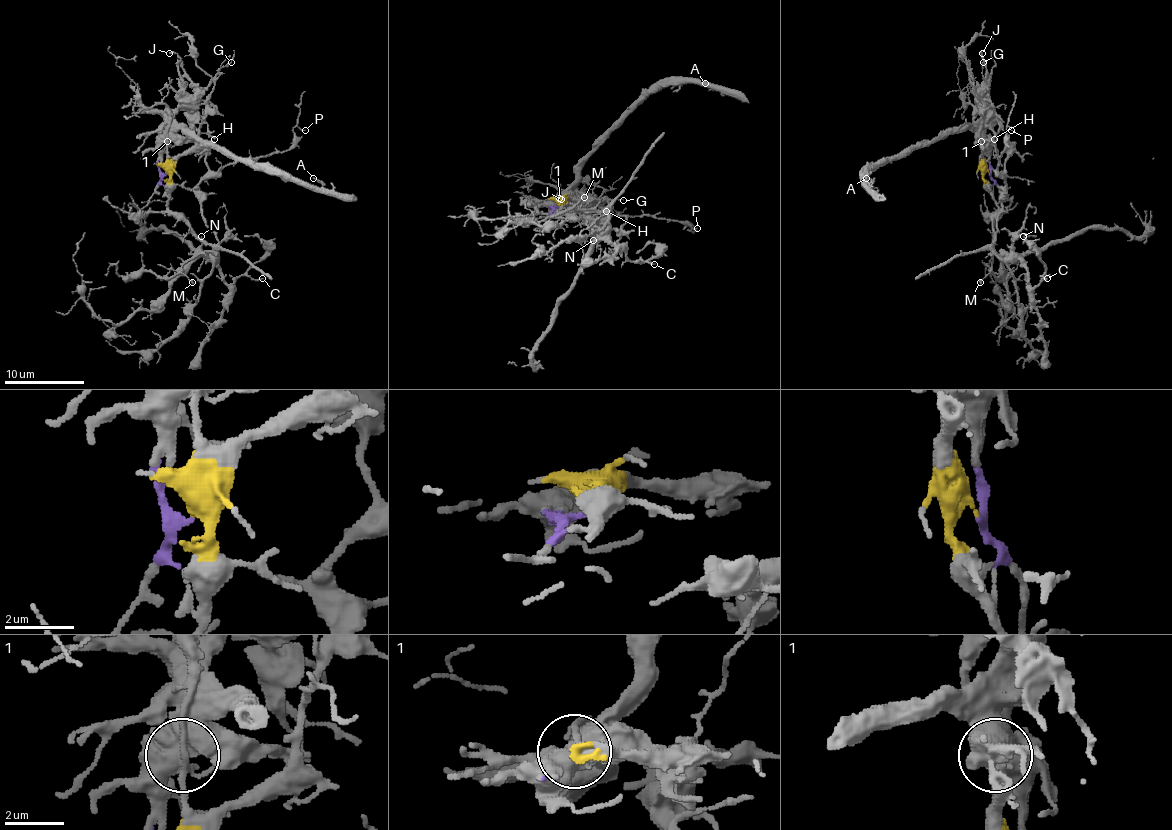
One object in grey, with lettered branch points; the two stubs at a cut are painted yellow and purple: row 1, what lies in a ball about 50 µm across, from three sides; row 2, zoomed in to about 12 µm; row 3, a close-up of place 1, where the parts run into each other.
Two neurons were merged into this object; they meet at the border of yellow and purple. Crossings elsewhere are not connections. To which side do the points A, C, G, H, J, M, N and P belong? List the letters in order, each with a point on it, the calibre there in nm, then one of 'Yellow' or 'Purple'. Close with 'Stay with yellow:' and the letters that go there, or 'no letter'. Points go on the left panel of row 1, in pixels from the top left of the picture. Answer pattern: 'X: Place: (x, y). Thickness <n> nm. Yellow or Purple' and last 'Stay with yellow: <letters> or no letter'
A: Place: (313, 178). Thickness 80 nm. Purple
C: Place: (262, 278). Thickness 130 nm. Yellow
G: Place: (231, 62). Thickness 110 nm. Purple
H: Place: (214, 139). Thickness 190 nm. Purple
J: Place: (169, 53). Thickness 150 nm. Purple
M: Place: (192, 282). Thickness 140 nm. Yellow
N: Place: (201, 236). Thickness 90 nm. Yellow
P: Place: (305, 130). Thickness 100 nm. Yellow
Stay with yellow: C, M, N, P

